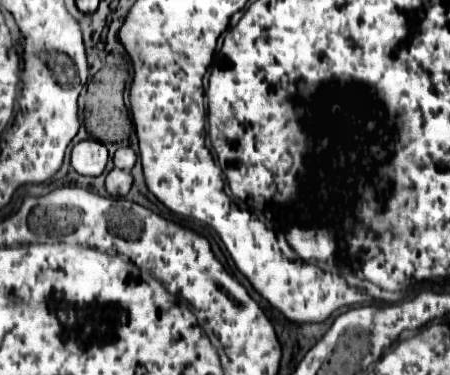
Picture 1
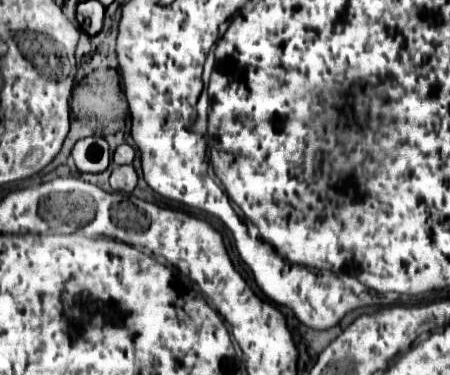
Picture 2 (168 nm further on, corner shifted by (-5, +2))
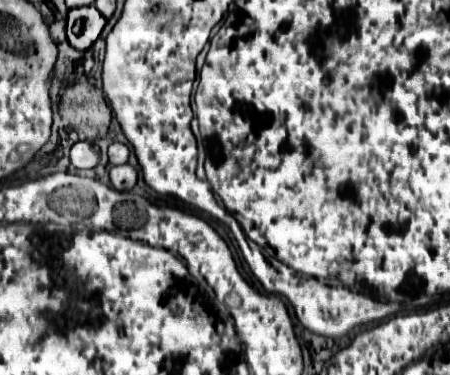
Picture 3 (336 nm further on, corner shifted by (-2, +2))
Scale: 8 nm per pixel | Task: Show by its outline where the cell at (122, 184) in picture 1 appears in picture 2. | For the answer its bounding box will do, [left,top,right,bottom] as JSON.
[110,166,136,192]

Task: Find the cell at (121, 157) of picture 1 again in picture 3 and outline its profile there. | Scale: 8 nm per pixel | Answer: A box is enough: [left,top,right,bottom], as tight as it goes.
[109,144,129,164]

